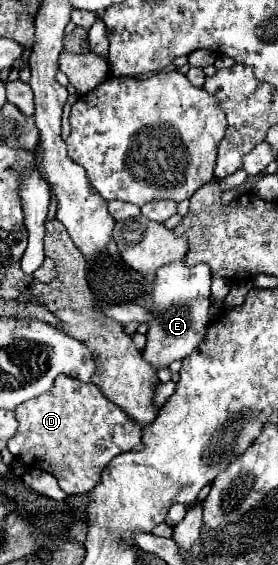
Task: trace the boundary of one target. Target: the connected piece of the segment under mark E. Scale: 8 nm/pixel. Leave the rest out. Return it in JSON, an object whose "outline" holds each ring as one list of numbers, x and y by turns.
{"outline":[[176,260,166,264,156,272,154,282,154,320,148,328,148,342,142,350,144,360,152,366,154,372,170,366,174,360,184,360,202,340,204,328,210,324,210,268,200,262,188,266,186,260]]}

